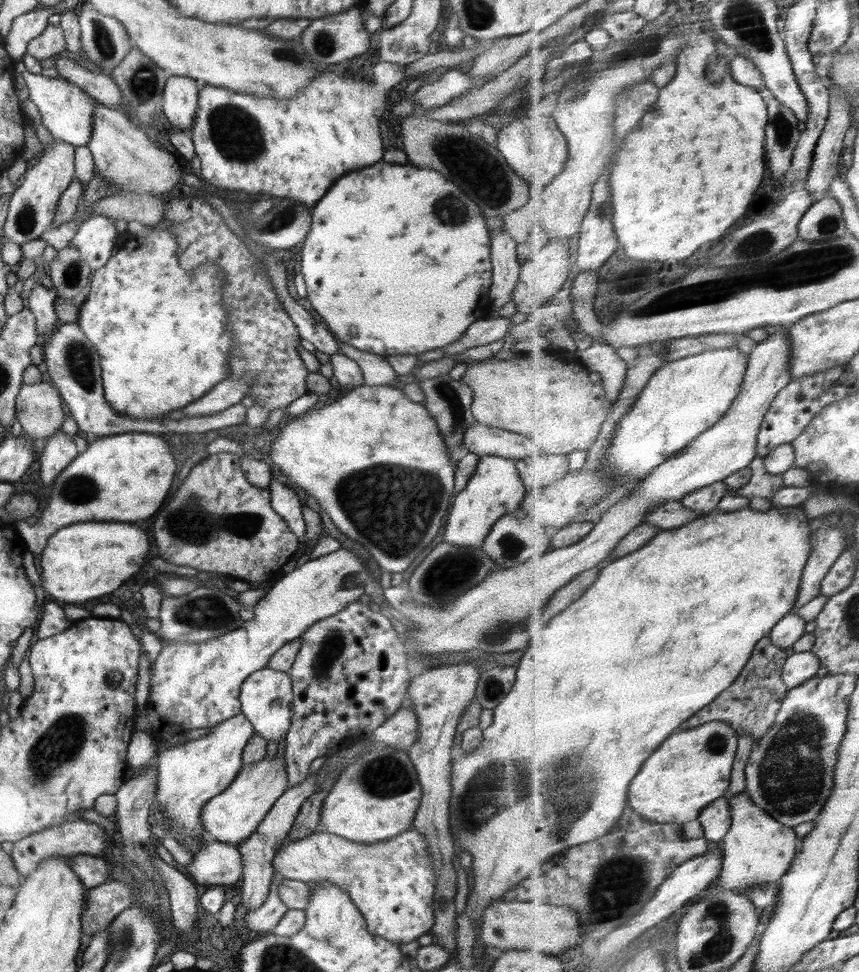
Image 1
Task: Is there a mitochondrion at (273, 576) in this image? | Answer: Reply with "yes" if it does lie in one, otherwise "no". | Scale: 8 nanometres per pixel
no

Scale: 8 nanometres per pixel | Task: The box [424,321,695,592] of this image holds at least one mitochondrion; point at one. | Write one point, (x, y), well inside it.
(449, 394)

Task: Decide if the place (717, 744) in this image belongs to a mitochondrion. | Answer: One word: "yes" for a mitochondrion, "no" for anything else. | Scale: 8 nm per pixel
yes

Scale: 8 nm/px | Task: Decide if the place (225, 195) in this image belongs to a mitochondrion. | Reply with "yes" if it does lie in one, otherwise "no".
no

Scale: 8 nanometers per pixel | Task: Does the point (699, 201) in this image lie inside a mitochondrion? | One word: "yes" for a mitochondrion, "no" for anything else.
no

